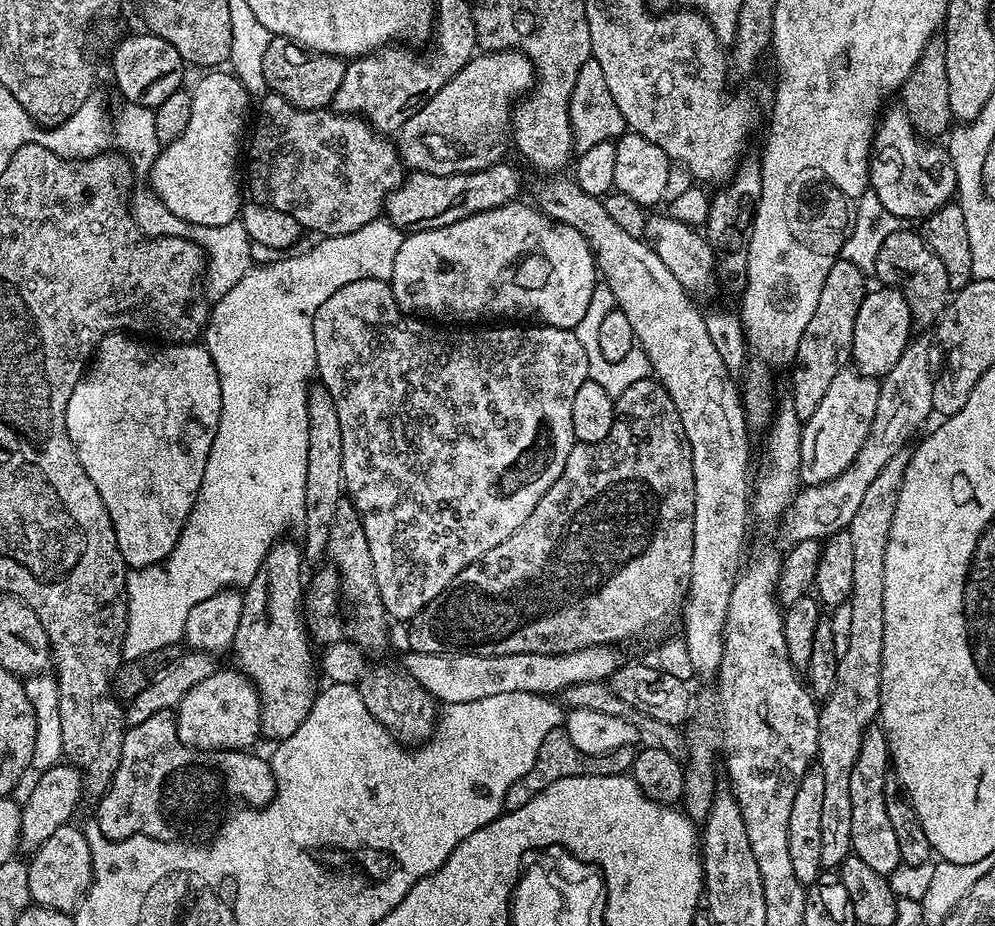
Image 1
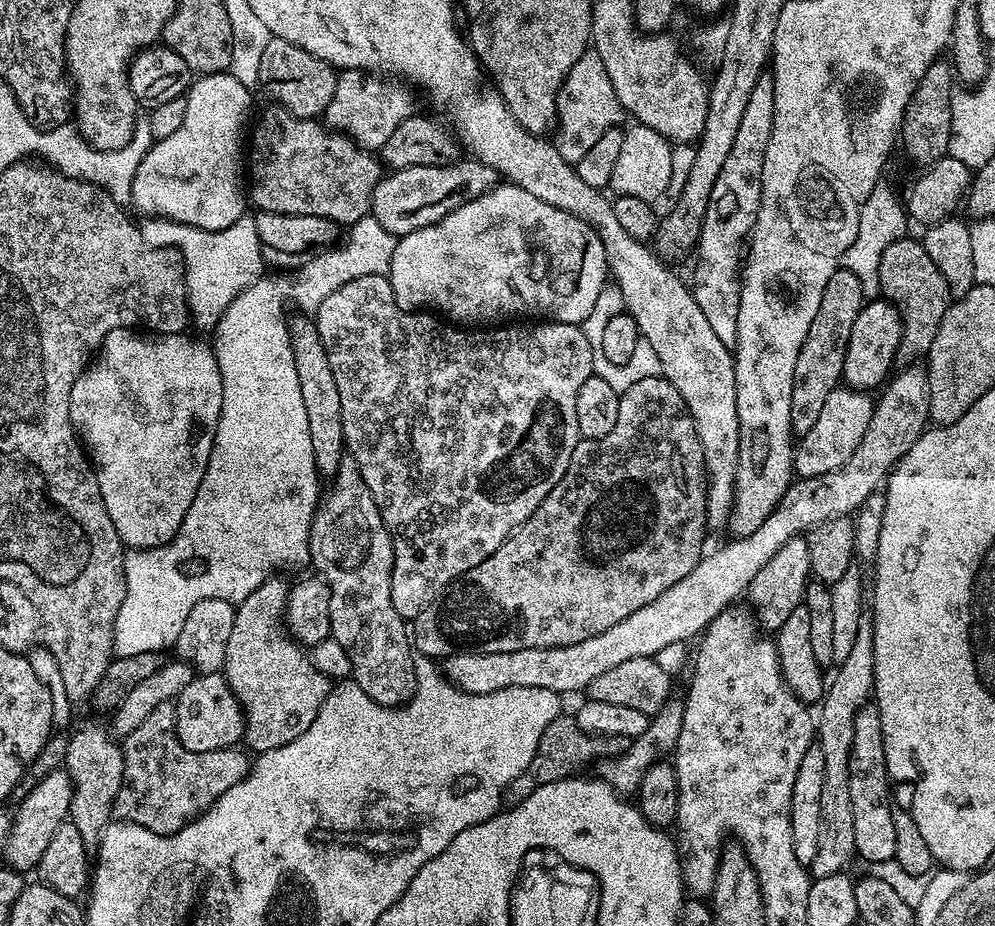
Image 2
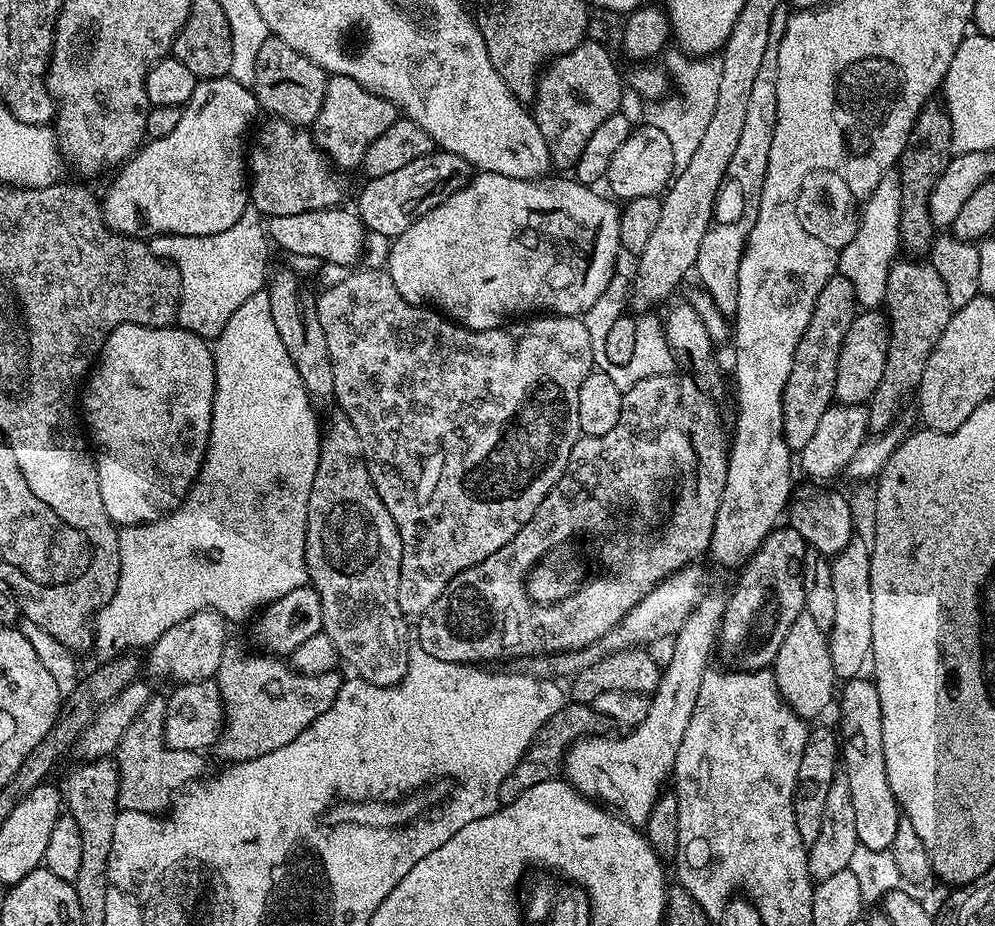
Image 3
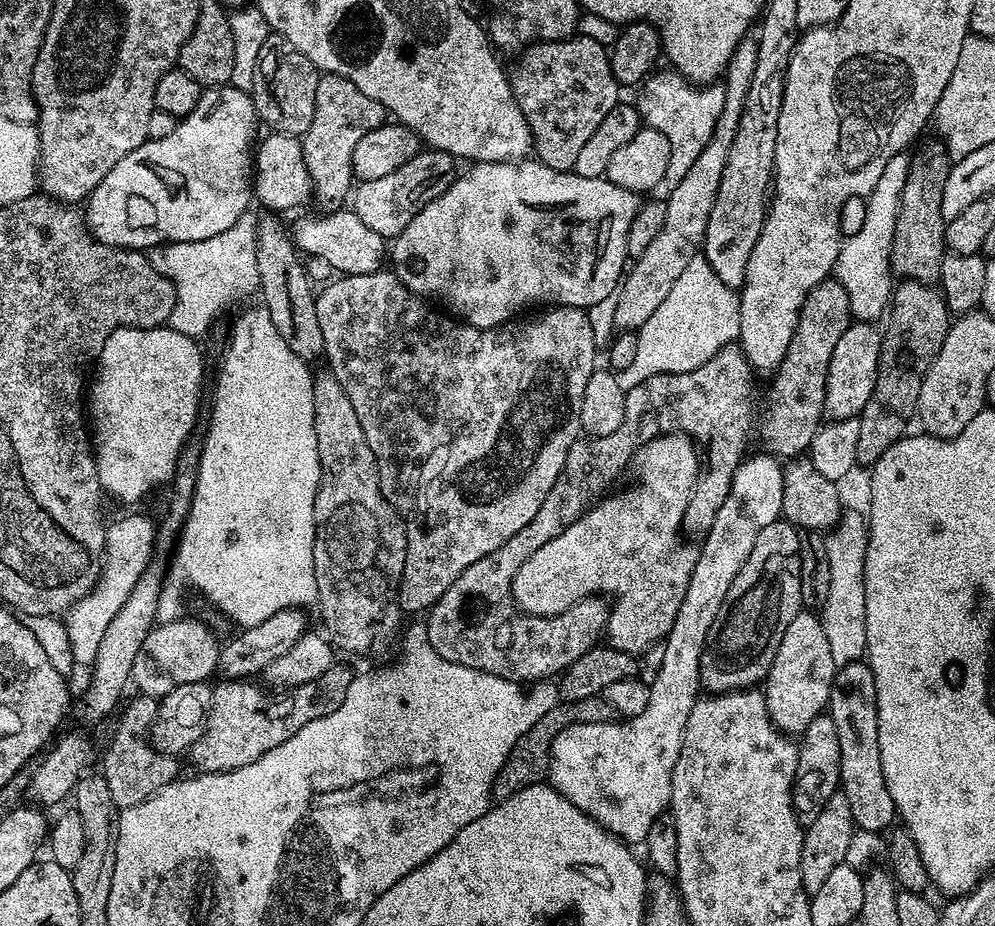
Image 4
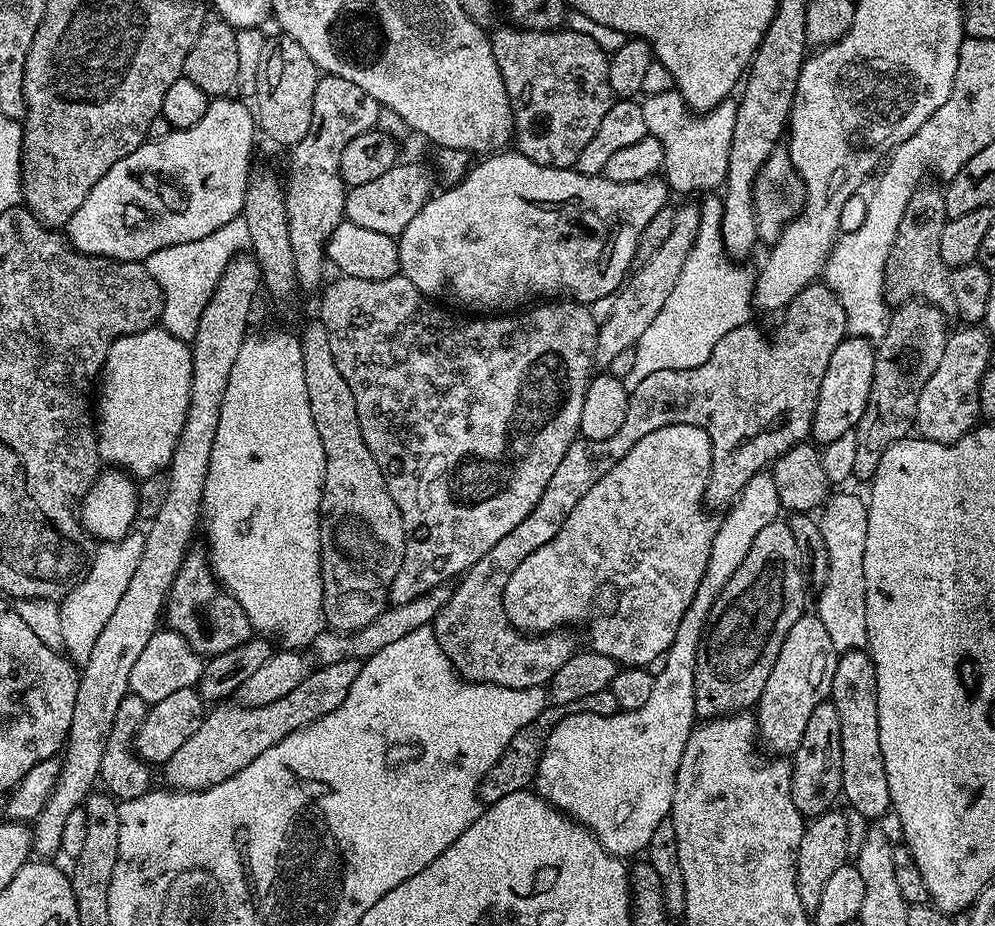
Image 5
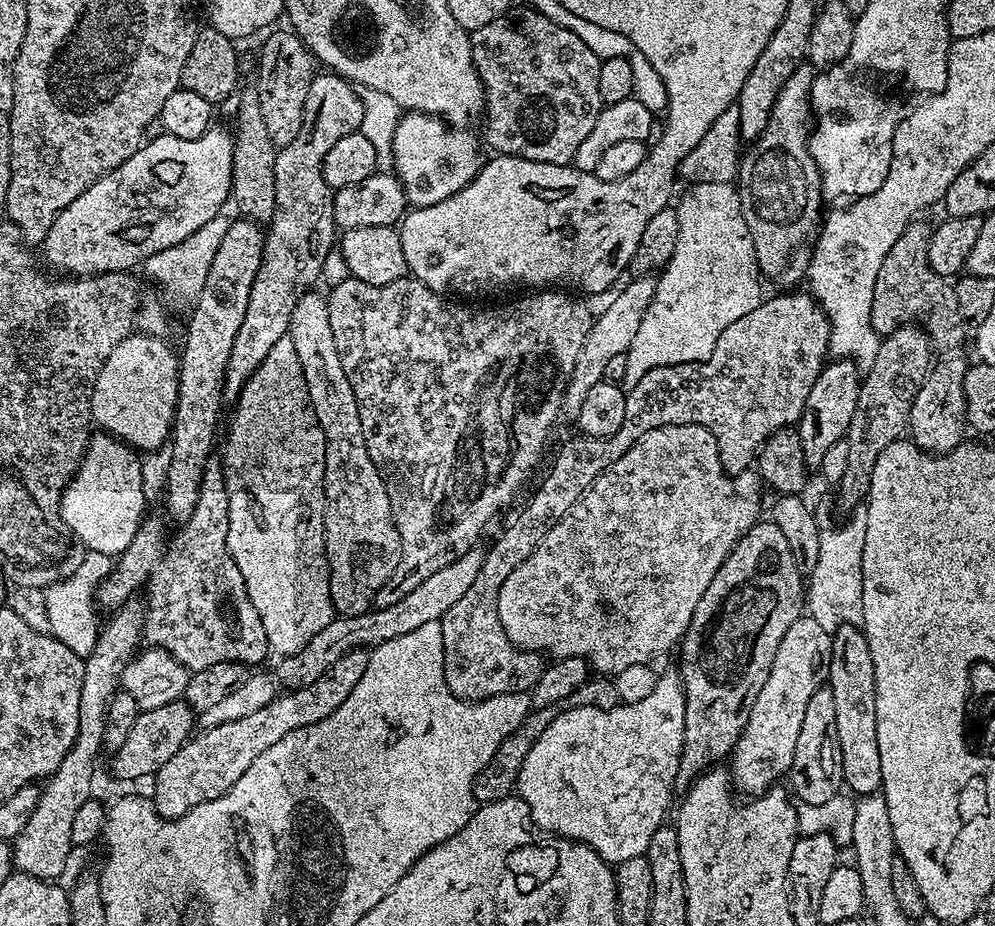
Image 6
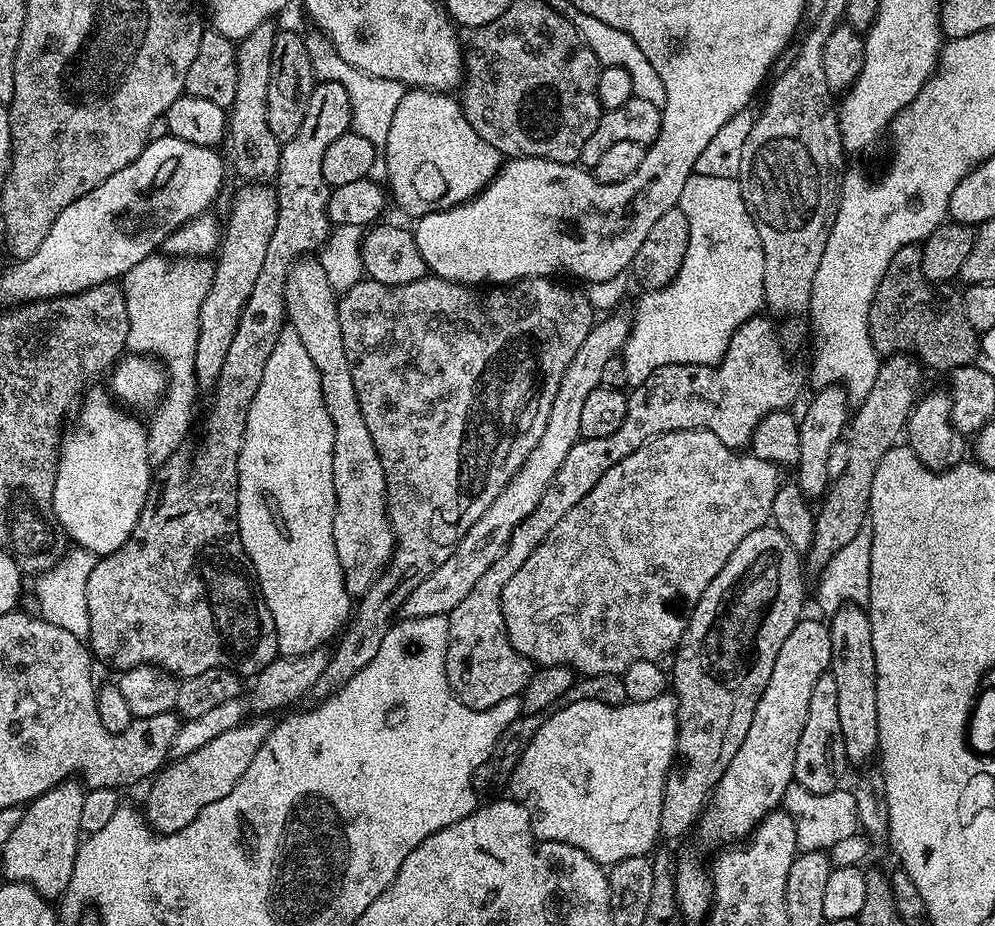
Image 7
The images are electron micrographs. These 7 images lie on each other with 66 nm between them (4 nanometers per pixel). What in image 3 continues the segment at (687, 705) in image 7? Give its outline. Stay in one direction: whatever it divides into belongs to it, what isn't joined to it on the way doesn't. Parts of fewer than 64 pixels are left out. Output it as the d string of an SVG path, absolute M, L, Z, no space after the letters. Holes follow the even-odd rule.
M777 526L760 544L758 551L748 557L743 565L740 577L732 588L732 593L727 593L724 602L724 617L720 623L718 633L718 656L725 660L725 665L742 672L759 672L767 669L775 660L778 650L782 646L782 638L794 626L794 618L804 610L804 591L800 577L800 564L804 560L806 545L802 534L791 526Z

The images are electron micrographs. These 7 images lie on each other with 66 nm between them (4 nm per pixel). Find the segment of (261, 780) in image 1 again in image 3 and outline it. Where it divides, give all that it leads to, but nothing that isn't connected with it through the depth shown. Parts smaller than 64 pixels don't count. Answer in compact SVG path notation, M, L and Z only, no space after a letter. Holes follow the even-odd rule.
M153 694L150 702L142 706L142 714L134 718L118 742L114 753L116 769L120 771L118 802L125 812L167 813L174 797L183 793L193 782L199 781L196 779L204 772L205 757L201 753L174 750L165 742L167 709L167 699L163 695Z

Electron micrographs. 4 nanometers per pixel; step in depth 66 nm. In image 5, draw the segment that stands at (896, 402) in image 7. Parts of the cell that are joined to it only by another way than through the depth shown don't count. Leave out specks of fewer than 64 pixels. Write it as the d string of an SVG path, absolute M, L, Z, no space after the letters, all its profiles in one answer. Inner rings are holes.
M919 298L907 300L891 313L886 334L875 345L874 382L870 386L870 398L854 429L856 441L852 475L857 481L871 481L882 454L886 454L894 442L905 439L913 431L918 394L922 394L922 386L926 386L930 374L934 374L942 359L942 350L946 350L950 327L944 316L945 313L935 304L926 304Z

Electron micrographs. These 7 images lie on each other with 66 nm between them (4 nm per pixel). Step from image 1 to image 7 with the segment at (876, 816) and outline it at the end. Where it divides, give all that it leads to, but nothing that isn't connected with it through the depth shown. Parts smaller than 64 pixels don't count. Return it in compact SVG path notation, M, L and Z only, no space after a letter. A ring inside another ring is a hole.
M844 604L831 613L827 621L830 634L830 671L838 686L838 719L842 725L842 742L846 746L849 765L864 764L877 755L878 742L878 690L874 666L874 642L870 634L870 618L858 604Z

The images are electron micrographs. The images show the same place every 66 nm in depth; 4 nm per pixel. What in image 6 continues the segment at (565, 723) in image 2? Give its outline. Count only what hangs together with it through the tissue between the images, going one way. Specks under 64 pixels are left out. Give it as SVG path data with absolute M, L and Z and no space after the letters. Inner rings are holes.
M590 678L585 684L578 686L578 690L574 690L574 694L570 694L570 698L562 698L562 702L558 702L554 706L533 708L528 717L520 723L518 730L510 733L498 746L498 750L494 750L494 758L490 758L490 762L486 762L486 766L482 766L482 770L478 770L472 783L474 798L480 804L489 804L495 800L505 800L507 796L513 795L516 779L522 770L522 762L526 762L526 754L530 754L530 746L534 746L534 742L538 742L538 738L542 738L542 730L546 730L546 726L550 726L550 722L554 722L554 718L558 718L560 712L574 710L578 706L594 706L598 710L610 710L619 704L618 690L611 679Z

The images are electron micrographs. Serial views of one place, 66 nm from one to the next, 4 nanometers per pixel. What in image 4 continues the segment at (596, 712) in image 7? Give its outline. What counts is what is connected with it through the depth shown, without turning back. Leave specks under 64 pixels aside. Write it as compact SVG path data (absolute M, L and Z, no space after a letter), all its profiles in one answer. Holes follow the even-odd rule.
M760 450L757 456L745 455L741 460L738 470L732 475L730 494L726 494L726 502L722 502L722 510L718 510L718 518L714 518L714 526L710 526L710 530L702 537L690 586L682 598L682 606L678 610L674 626L663 639L666 656L662 668L650 680L650 706L646 706L642 714L629 716L619 722L571 724L566 726L566 730L562 730L562 734L558 734L558 738L554 738L547 783L570 802L574 802L578 810L594 818L611 836L618 837L629 846L643 845L646 834L650 834L650 822L669 811L672 802L672 775L678 762L678 754L682 750L686 718L690 718L690 710L694 710L702 692L700 663L708 631L710 626L714 626L718 610L722 610L722 602L726 598L726 590L730 590L730 582L738 578L738 570L742 570L746 558L750 558L750 550L754 550L754 541L758 539L758 534L762 534L762 530L766 530L770 522L781 519L783 485L784 470L781 461L767 451Z

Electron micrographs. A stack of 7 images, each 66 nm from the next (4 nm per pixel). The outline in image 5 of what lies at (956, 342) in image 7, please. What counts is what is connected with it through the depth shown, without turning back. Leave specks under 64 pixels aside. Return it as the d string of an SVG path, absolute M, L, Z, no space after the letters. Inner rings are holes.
M917 187L906 206L902 222L898 222L898 234L894 234L894 242L884 263L884 299L889 305L899 306L907 300L919 298L941 310L952 308L952 277L948 264L942 262L942 250L938 250L945 219L943 191L939 187Z

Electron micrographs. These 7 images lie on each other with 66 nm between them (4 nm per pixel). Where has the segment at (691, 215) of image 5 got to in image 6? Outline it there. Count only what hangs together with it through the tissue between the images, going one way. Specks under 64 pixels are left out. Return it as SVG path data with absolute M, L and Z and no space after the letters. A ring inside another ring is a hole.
M652 276L632 278L632 281L609 302L604 313L597 315L592 322L590 334L586 334L586 342L582 346L582 354L578 354L578 362L574 362L574 374L570 374L570 382L564 391L563 415L575 418L582 410L582 402L586 402L586 394L598 382L604 379L606 365L614 359L614 354L628 351L630 342L634 342L634 334L638 334L638 326L642 326L642 318L646 318L646 310L656 293L656 280Z

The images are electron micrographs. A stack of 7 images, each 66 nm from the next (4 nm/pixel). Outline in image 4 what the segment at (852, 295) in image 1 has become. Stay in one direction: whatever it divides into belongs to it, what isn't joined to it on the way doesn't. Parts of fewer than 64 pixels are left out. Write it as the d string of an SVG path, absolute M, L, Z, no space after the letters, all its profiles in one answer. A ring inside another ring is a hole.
M835 278L823 280L806 298L800 311L800 321L794 330L794 338L786 350L786 358L778 371L771 377L772 389L768 392L768 405L764 408L764 421L760 424L760 436L764 439L763 447L777 458L796 458L807 453L812 444L814 434L825 419L824 403L826 402L826 378L830 370L830 354L834 354L834 346L842 334L846 334L848 325L854 317L850 310L850 298L846 298L846 290L842 282Z

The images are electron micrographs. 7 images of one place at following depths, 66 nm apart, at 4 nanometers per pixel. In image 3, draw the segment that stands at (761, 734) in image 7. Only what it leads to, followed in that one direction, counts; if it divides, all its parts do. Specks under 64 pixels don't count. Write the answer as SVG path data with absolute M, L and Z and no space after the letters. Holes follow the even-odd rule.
M802 611L798 618L794 618L794 626L790 626L786 638L782 638L782 646L770 665L770 671L776 678L781 698L805 722L812 722L815 716L820 716L827 710L831 700L833 703L838 677L834 674L826 634L818 630L810 614Z

